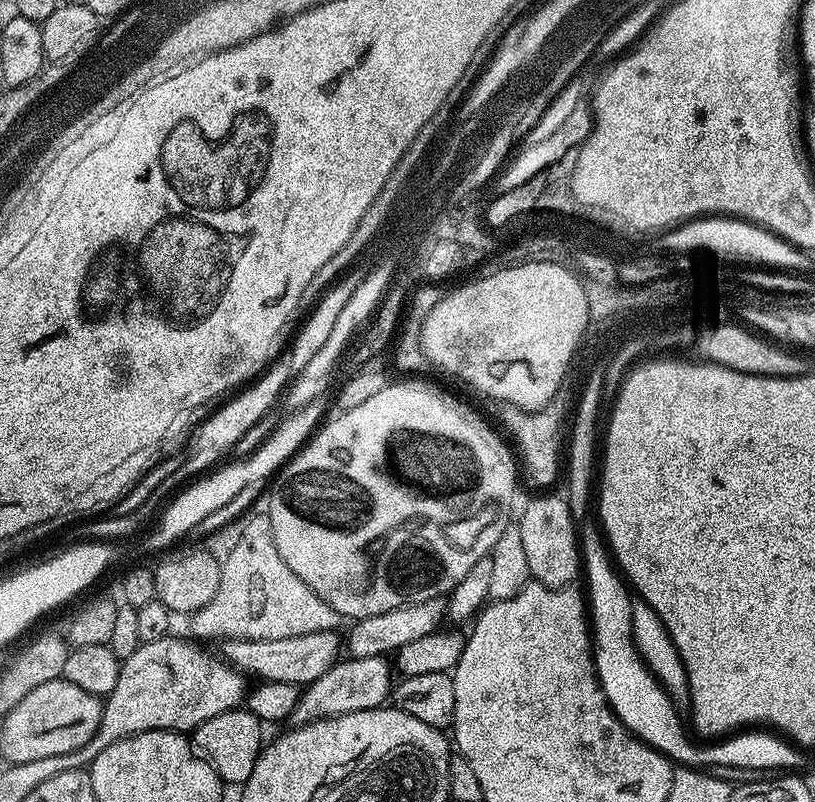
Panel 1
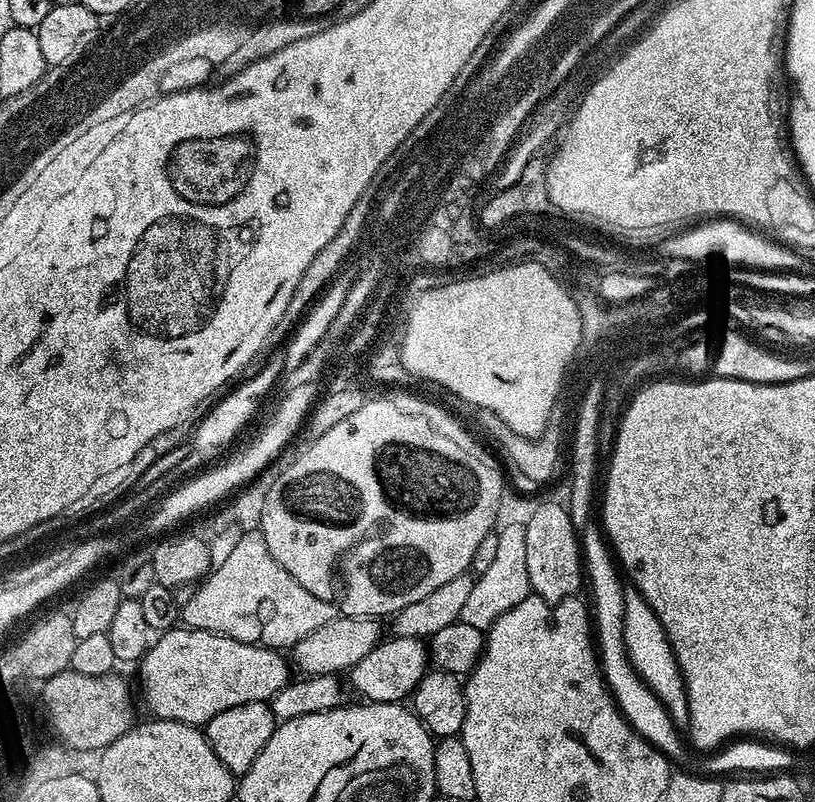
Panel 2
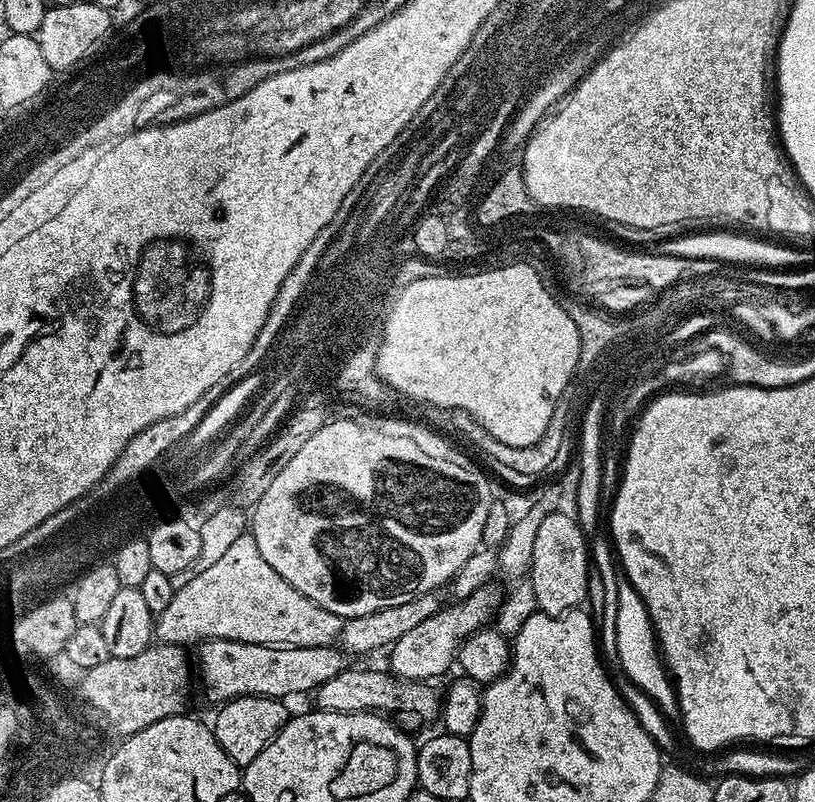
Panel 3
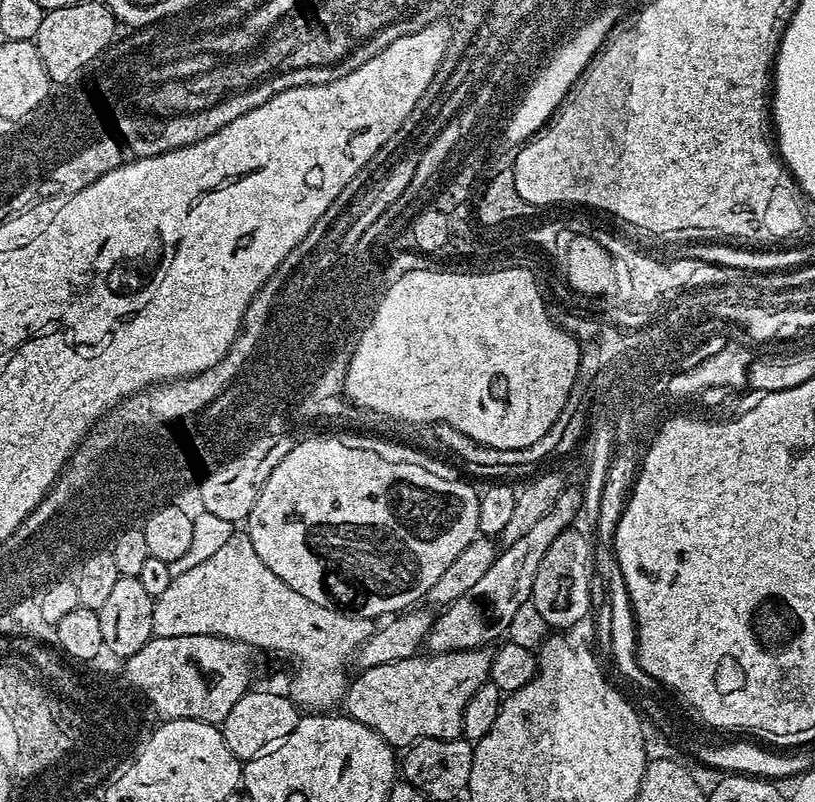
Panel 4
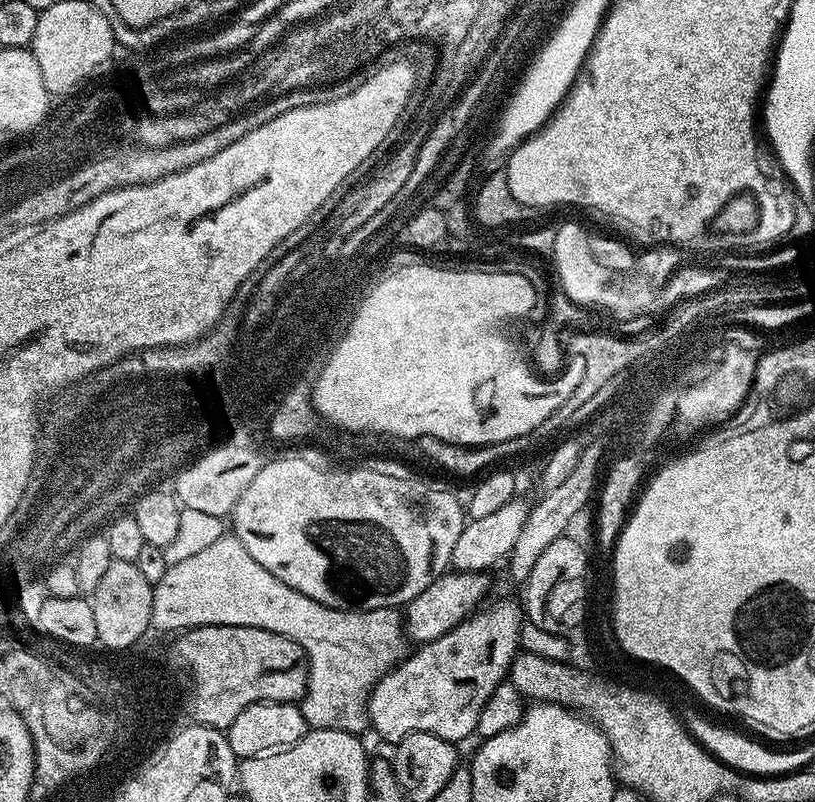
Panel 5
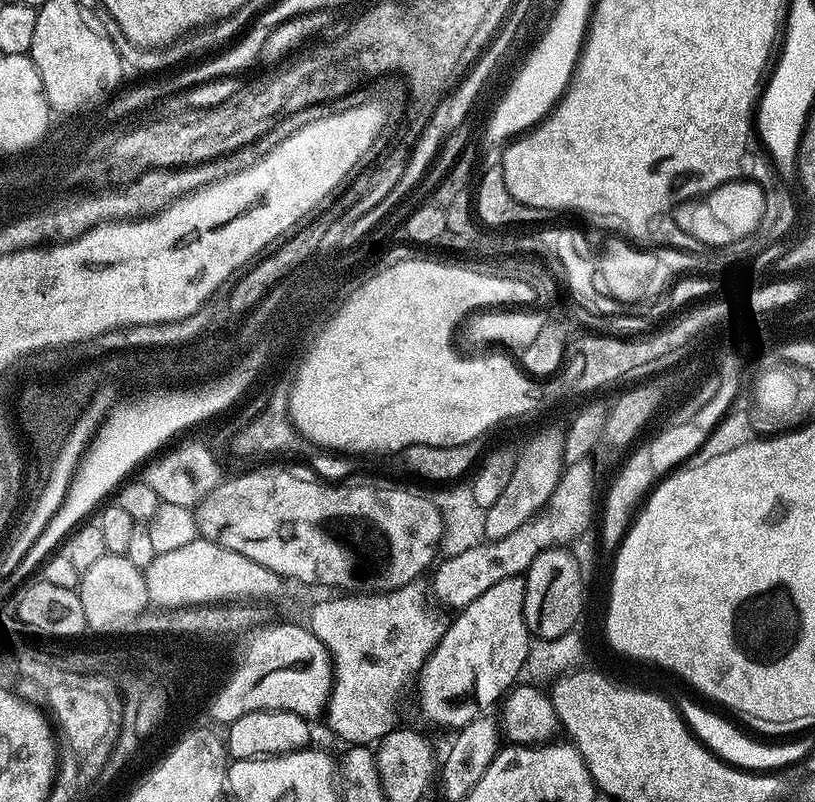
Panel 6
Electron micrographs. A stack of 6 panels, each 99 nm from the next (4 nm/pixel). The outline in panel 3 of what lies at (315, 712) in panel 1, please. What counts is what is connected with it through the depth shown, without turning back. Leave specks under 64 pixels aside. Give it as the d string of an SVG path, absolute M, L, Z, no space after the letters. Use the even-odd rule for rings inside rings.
M492 582L482 585L465 600L456 600L450 603L452 605L449 608L448 605L441 606L434 614L430 614L430 618L426 618L426 622L406 630L398 642L390 645L387 653L387 667L392 675L404 682L432 682L435 681L435 676L440 676L448 667L453 667L462 642L480 628L487 628L493 623L502 599L501 589L496 589L494 585Z

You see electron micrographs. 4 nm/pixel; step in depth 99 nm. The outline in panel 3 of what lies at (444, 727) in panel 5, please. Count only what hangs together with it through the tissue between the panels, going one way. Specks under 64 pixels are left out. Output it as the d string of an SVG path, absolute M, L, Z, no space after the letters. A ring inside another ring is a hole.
M356 666L342 670L342 674L334 674L330 682L322 682L316 687L315 707L321 712L378 712L387 714L397 725L405 729L420 728L439 717L442 707L442 696L432 689L428 682L398 682L391 671L375 672L368 668L363 672Z

